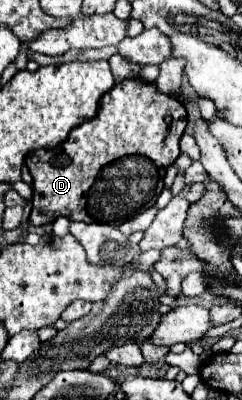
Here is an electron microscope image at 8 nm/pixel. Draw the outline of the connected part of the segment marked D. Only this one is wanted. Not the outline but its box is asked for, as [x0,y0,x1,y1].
[26,79,186,225]

